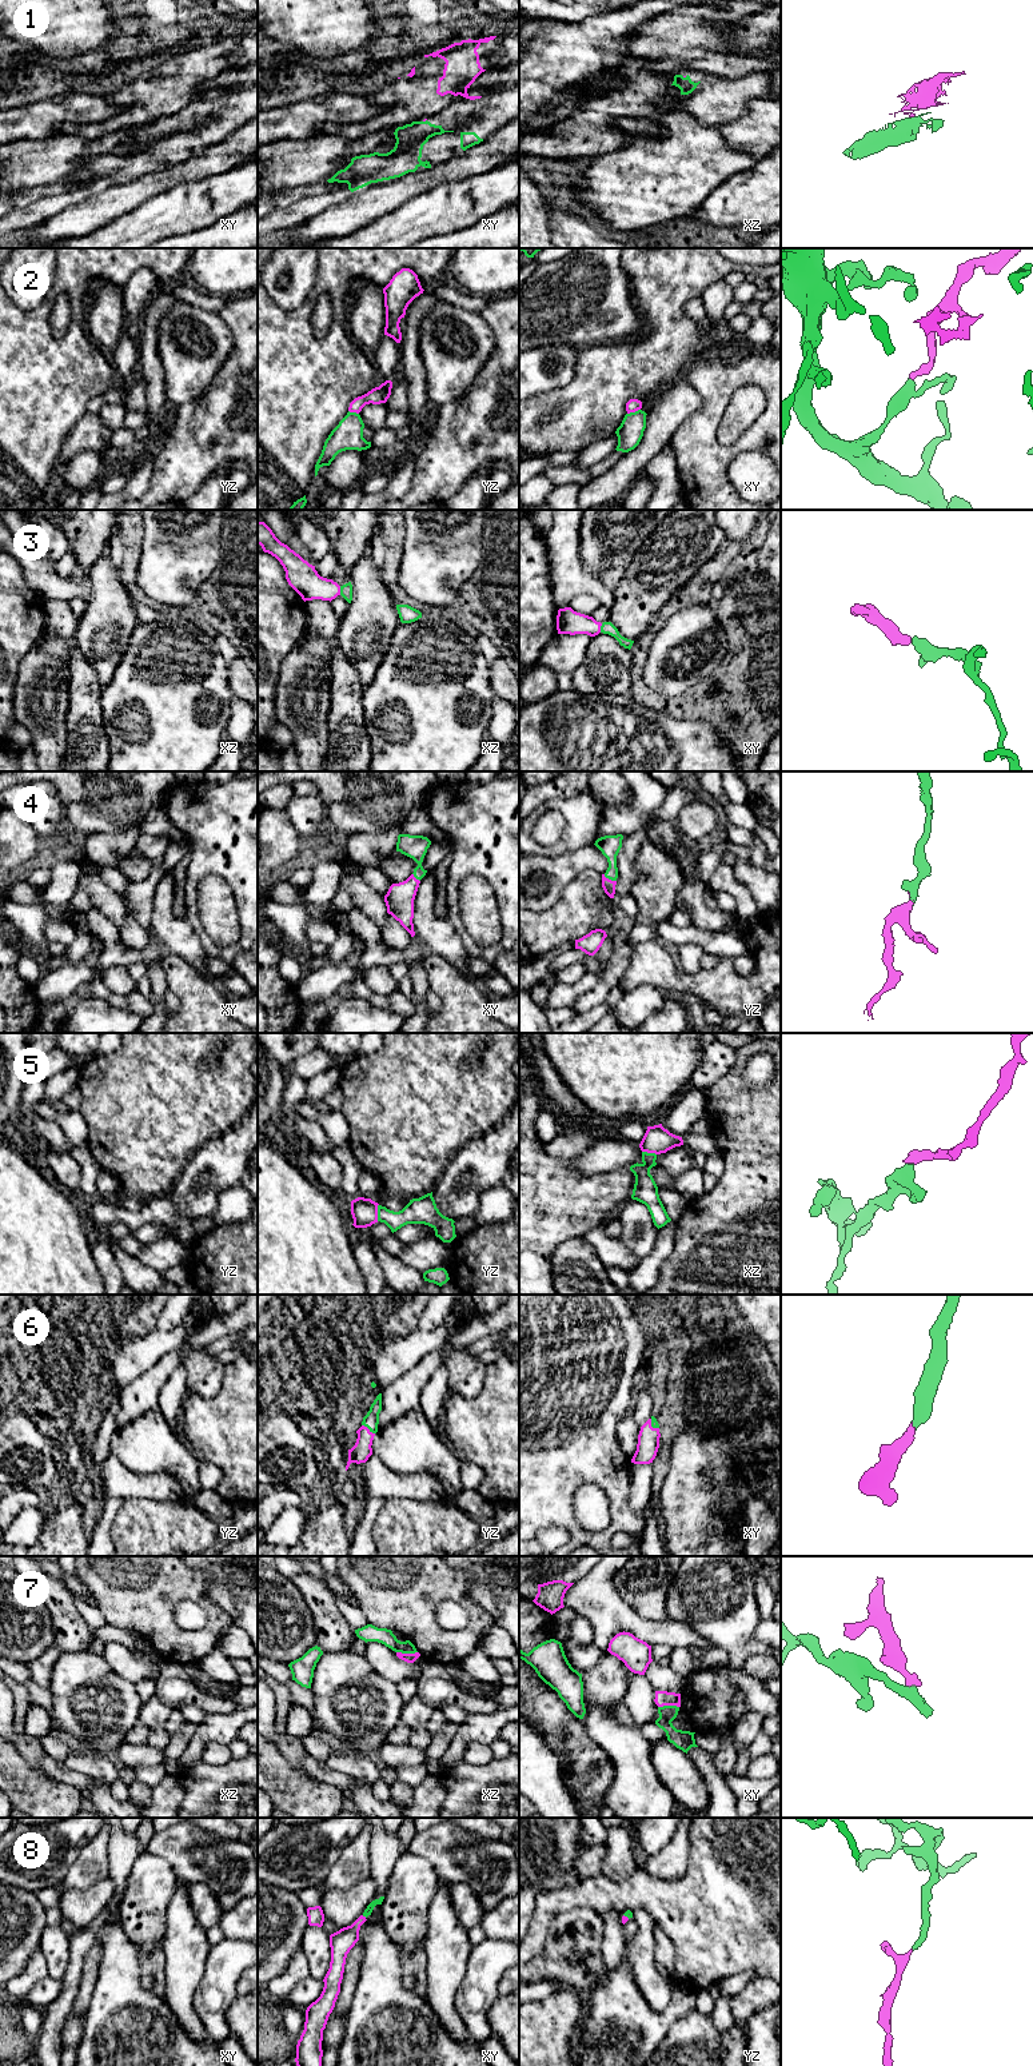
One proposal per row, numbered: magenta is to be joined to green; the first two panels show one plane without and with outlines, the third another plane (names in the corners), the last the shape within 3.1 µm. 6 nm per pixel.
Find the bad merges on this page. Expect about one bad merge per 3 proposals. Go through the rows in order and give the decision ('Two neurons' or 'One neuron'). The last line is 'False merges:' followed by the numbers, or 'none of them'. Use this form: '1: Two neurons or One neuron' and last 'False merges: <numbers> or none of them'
1: Two neurons
2: Two neurons
3: One neuron
4: One neuron
5: One neuron
6: One neuron
7: Two neurons
8: One neuron
False merges: 1, 2, 7

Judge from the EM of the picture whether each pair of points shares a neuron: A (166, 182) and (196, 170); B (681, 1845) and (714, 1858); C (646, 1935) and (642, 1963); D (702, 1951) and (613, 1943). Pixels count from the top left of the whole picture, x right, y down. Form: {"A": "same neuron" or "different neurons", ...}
{"A": "same neuron", "B": "different neurons", "C": "same neuron", "D": "different neurons"}

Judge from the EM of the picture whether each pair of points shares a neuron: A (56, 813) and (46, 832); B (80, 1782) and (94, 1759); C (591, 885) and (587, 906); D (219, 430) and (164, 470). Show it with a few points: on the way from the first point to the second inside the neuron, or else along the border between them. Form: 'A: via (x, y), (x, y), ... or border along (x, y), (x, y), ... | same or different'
A: via (54, 818), (54, 825), (51, 826) | same
B: border along (67, 1766), (92, 1777), (98, 1782) | different
C: via (587, 890), (587, 901) | same
D: via (206, 437), (178, 465) | same

